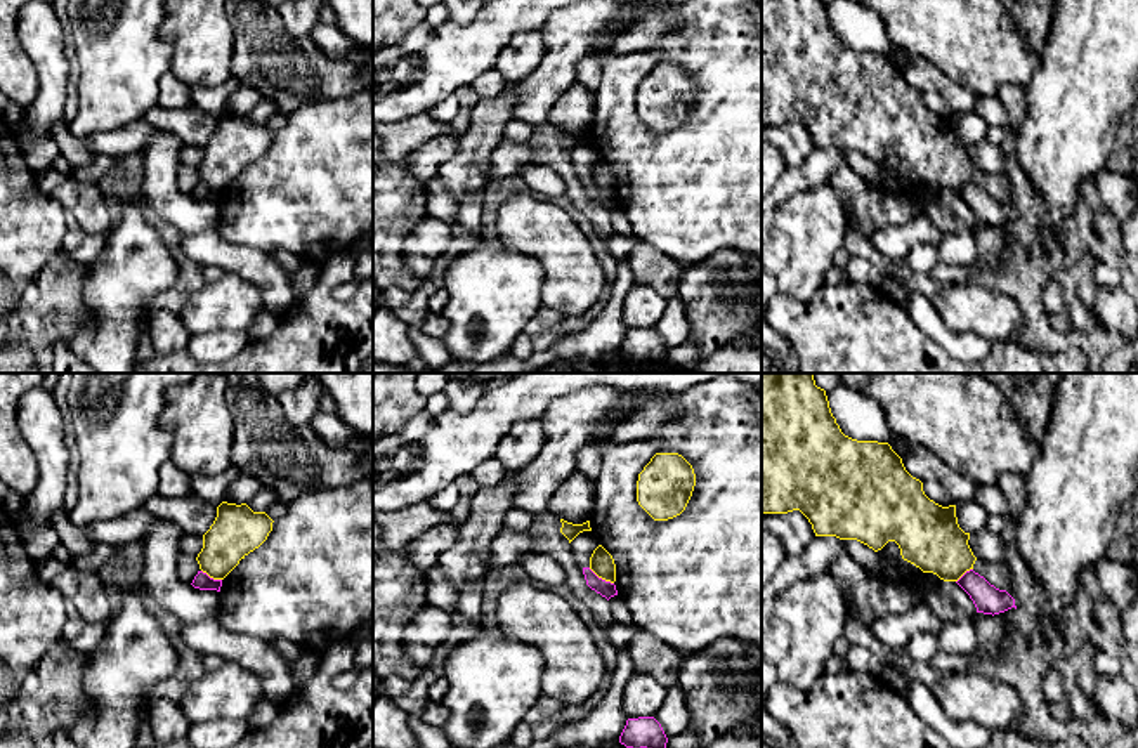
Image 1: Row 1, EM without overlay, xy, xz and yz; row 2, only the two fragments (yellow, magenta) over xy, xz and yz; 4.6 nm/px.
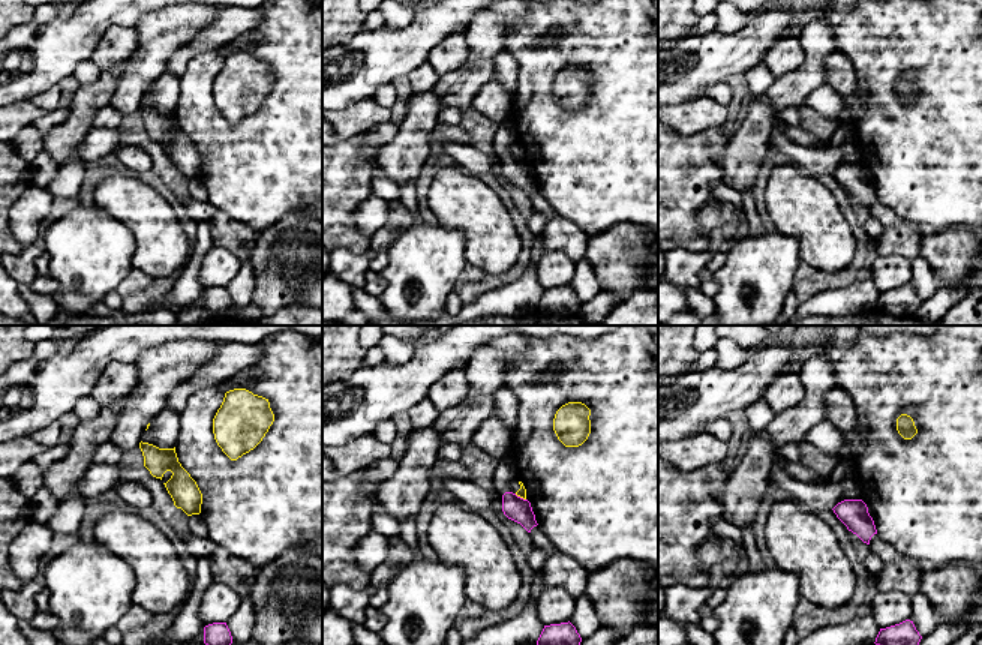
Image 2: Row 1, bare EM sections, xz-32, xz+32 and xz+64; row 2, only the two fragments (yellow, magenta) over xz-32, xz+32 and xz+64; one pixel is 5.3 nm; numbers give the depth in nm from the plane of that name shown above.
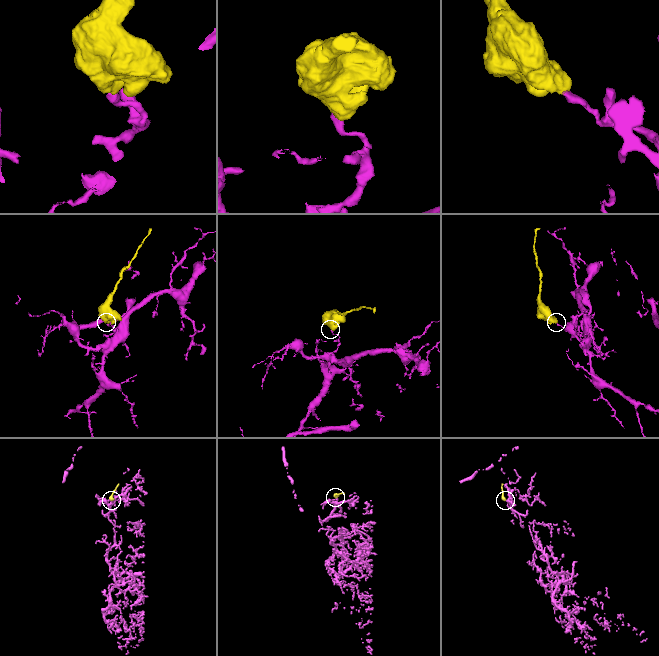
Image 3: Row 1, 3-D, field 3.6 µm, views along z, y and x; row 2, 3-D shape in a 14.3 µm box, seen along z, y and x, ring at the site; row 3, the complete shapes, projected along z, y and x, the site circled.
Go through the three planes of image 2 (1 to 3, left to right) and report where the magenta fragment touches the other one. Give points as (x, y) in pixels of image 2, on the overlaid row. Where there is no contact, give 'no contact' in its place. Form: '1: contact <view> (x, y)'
1: no contact
2: contact xz+32 (520, 497)
3: no contact

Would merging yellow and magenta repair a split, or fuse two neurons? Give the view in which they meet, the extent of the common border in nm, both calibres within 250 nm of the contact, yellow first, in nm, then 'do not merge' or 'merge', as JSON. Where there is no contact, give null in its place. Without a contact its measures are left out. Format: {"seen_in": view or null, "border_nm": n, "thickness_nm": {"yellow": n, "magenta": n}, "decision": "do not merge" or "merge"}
{"seen_in": "xz", "border_nm": 140, "thickness_nm": {"yellow": 110, "magenta": 80}, "decision": "do not merge"}

